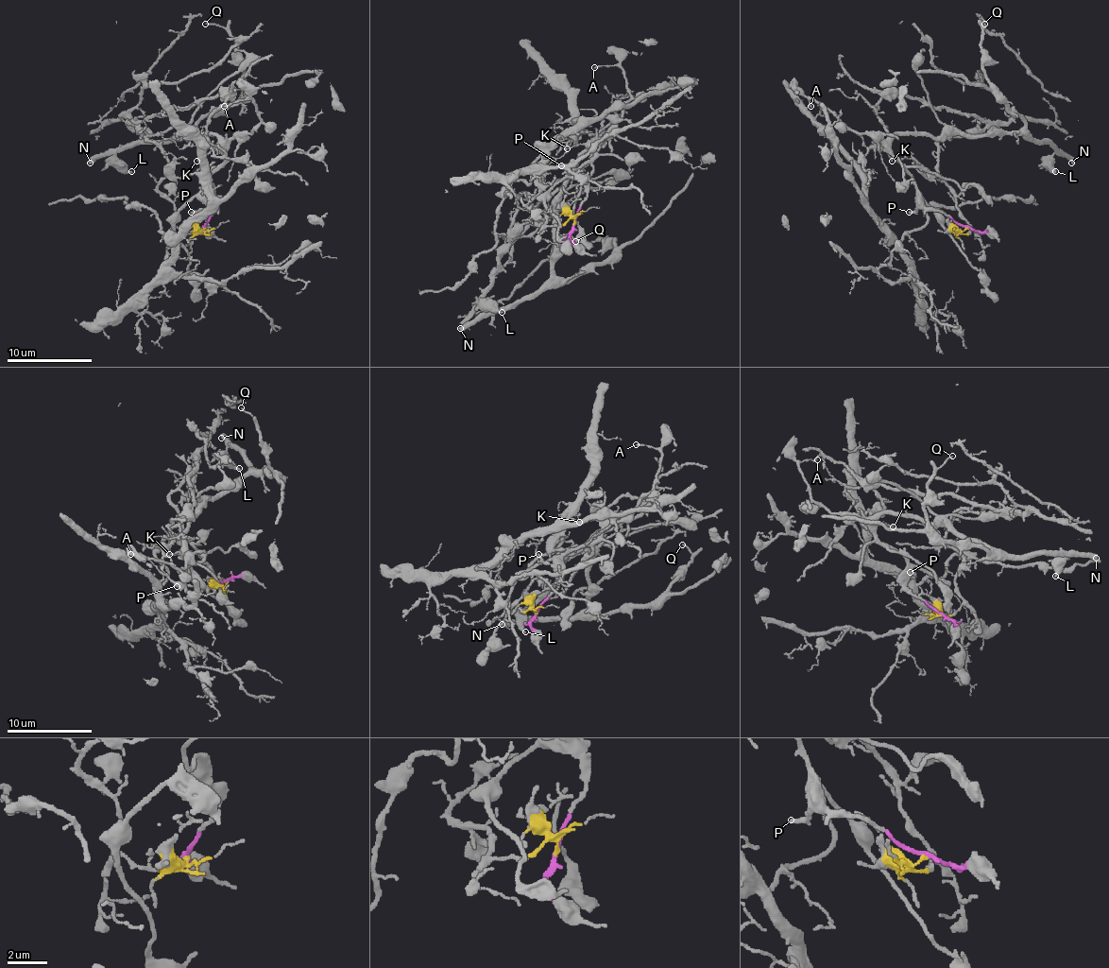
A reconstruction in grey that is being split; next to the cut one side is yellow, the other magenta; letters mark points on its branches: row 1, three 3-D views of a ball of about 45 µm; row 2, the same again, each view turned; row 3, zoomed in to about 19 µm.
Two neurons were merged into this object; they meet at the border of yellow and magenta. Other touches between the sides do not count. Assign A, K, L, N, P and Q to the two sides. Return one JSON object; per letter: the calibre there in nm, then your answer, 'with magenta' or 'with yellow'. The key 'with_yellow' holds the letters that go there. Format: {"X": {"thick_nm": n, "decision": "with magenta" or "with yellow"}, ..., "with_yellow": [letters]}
{"A": {"thick_nm": 140, "decision": "with magenta"}, "K": {"thick_nm": 100, "decision": "with magenta"}, "L": {"thick_nm": 320, "decision": "with magenta"}, "N": {"thick_nm": 440, "decision": "with magenta"}, "P": {"thick_nm": 150, "decision": "with magenta"}, "Q": {"thick_nm": 110, "decision": "with magenta"}, "with_yellow": []}

